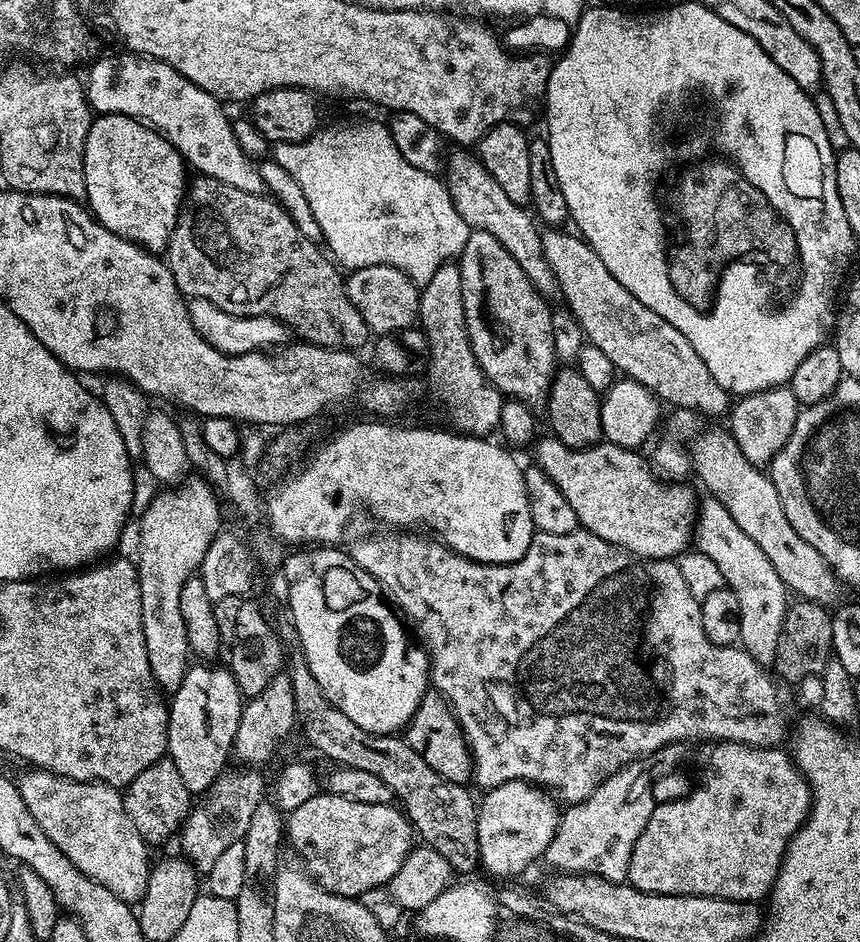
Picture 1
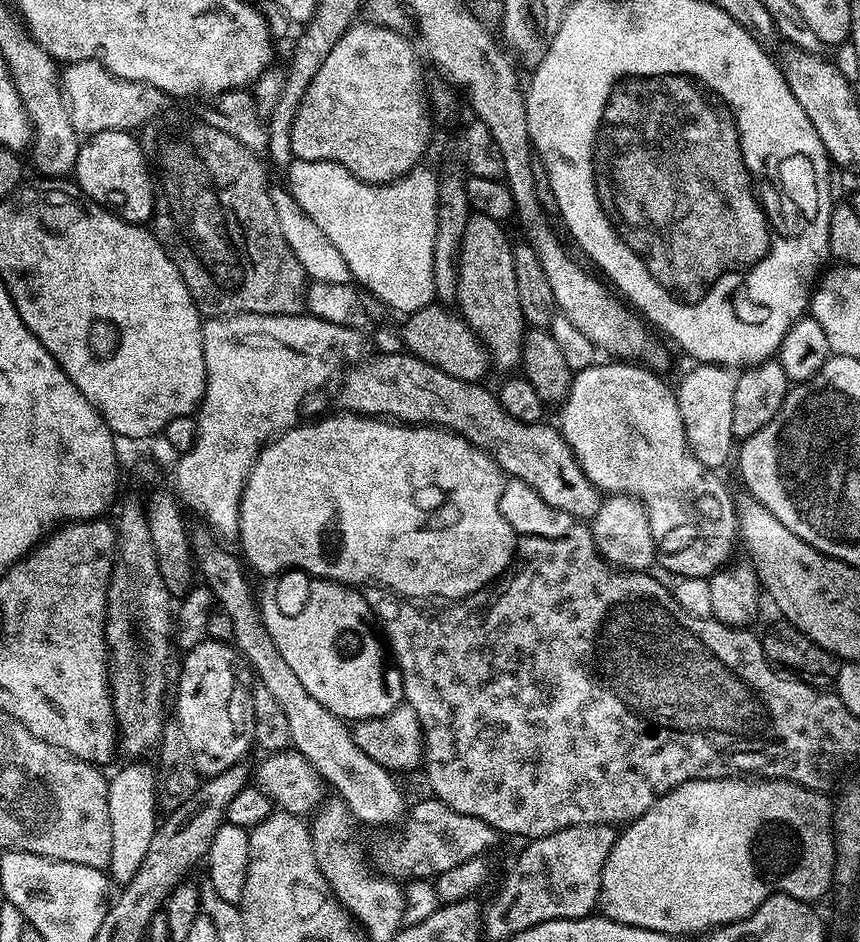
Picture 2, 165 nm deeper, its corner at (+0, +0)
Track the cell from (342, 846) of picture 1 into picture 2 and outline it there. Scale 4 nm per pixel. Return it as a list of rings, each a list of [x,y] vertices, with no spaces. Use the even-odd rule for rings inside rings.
[[[427,799],[407,809],[404,836],[388,836],[377,846],[375,867],[383,875],[400,882],[413,878],[435,878],[468,859],[490,853],[495,846],[498,833],[495,828],[482,822],[482,818],[462,814],[441,800]]]

